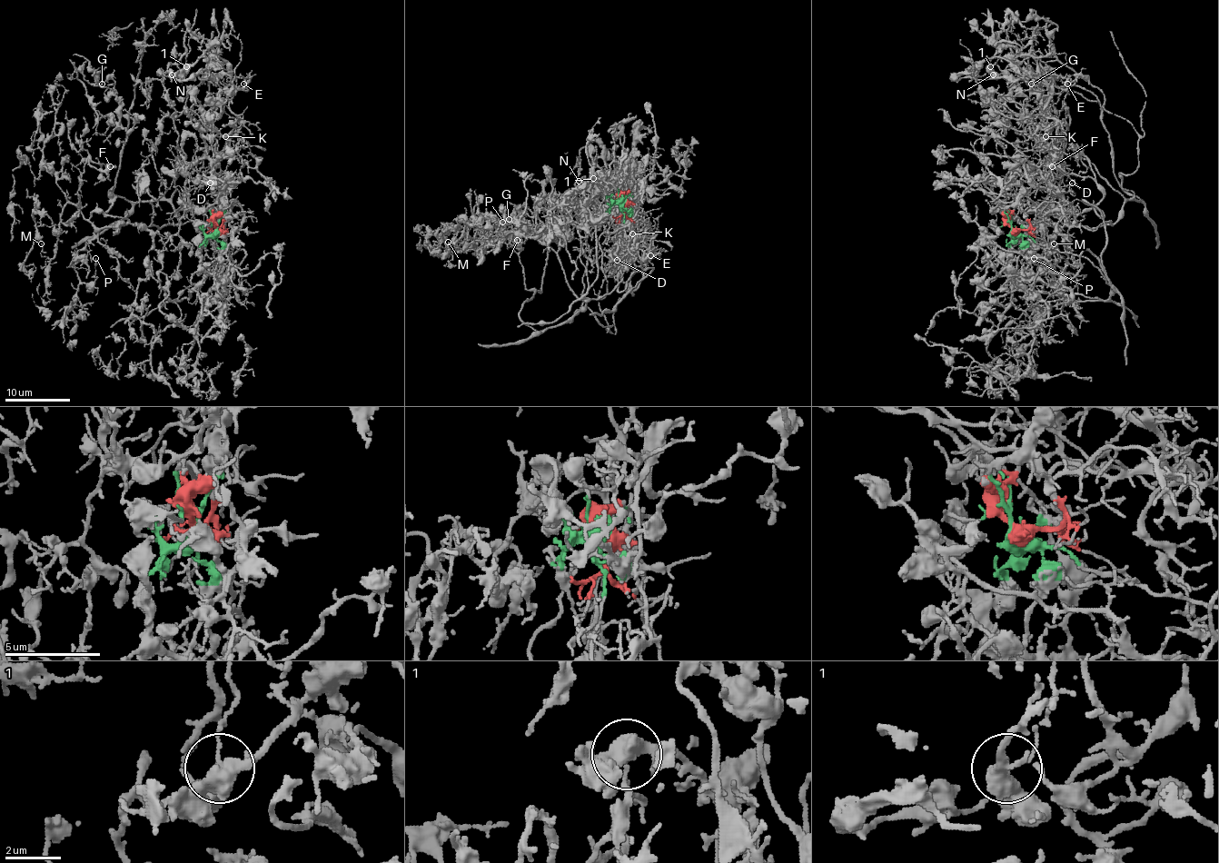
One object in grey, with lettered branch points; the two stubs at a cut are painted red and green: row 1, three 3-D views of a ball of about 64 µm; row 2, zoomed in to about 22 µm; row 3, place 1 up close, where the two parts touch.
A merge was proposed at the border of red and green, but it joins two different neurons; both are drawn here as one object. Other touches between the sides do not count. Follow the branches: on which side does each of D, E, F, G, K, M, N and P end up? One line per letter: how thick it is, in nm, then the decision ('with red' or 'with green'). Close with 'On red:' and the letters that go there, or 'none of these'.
D: 70 nm thick; with red
E: 150 nm thick; with red
F: 180 nm thick; with green
G: 120 nm thick; with green
K: 90 nm thick; with red
M: 70 nm thick; with green
N: 440 nm thick; with red
P: 70 nm thick; with green
On red: D, E, K, N

